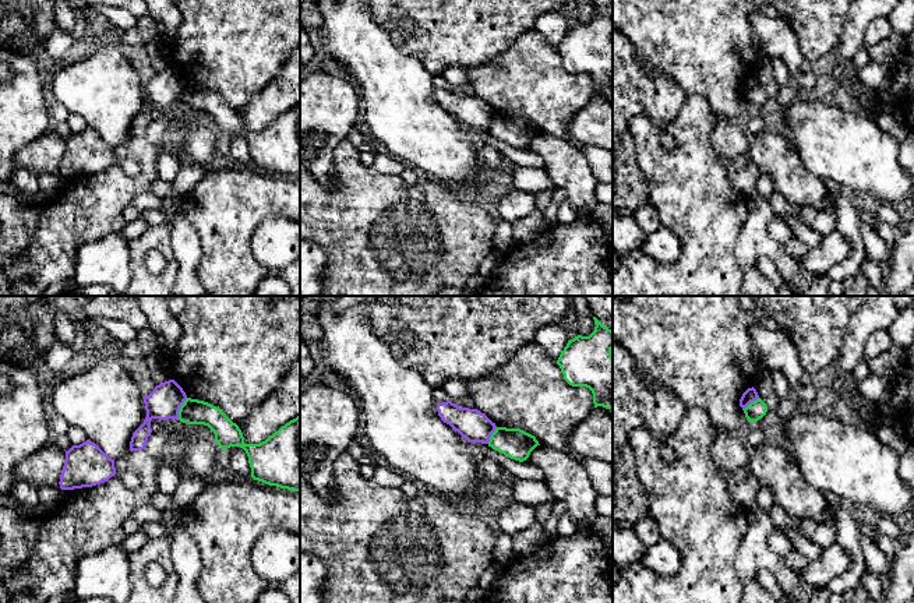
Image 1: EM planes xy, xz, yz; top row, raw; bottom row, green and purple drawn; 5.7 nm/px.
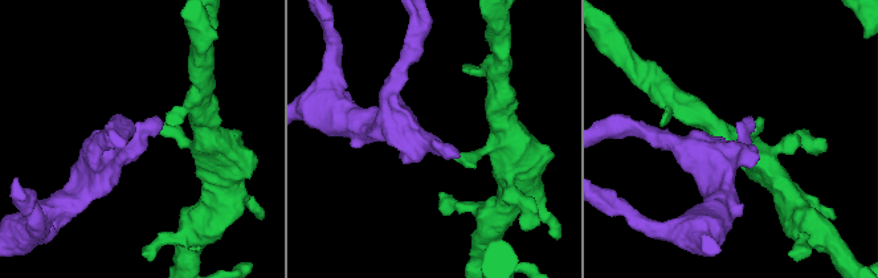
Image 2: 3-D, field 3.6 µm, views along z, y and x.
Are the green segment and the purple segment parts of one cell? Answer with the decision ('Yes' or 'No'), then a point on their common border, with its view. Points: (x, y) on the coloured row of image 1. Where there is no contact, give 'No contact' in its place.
No. Touches green at xy (180, 409)

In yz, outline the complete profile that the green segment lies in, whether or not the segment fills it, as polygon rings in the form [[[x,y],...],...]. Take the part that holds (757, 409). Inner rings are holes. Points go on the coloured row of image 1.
[[[758,398],[756,401],[751,402],[745,409],[745,417],[748,419],[748,422],[758,422],[759,419],[762,419],[767,412],[767,406],[766,403]]]

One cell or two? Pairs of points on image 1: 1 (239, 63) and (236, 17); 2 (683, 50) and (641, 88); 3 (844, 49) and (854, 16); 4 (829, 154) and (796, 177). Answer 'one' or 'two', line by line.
1: one
2: two
3: one
4: two

